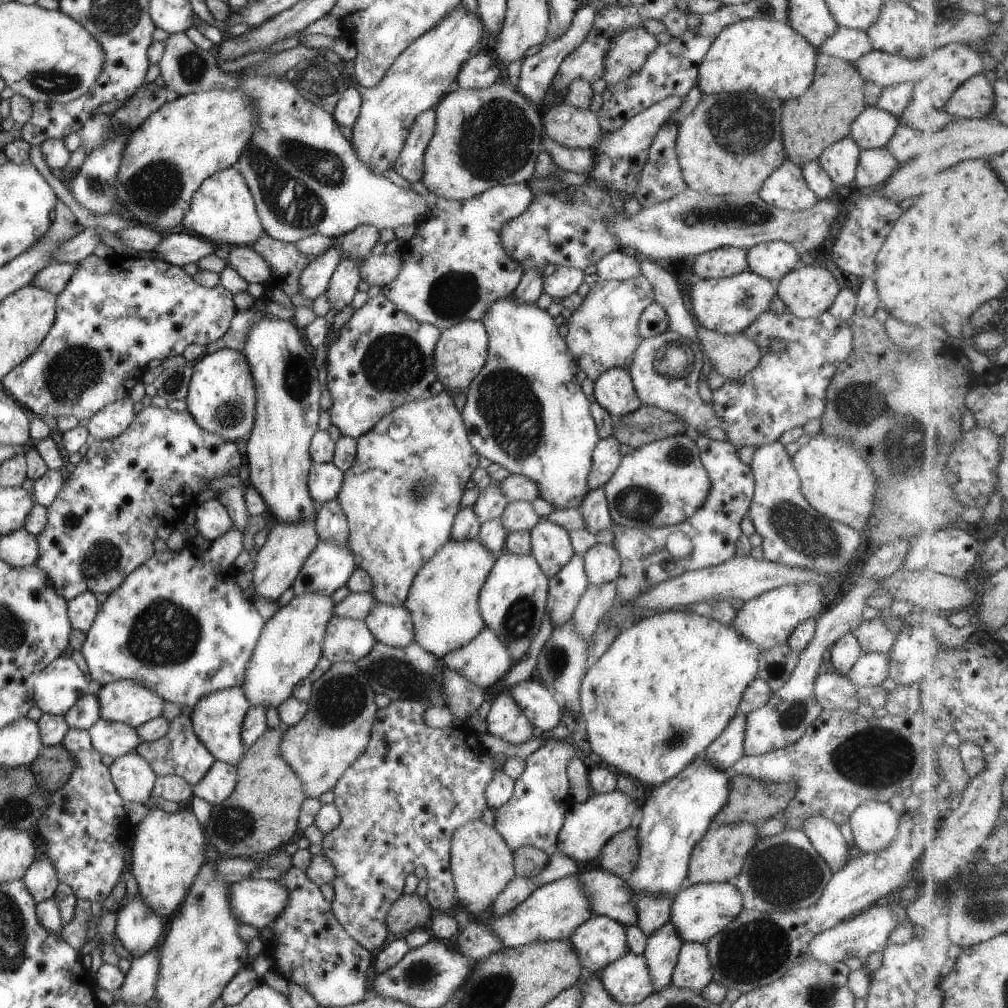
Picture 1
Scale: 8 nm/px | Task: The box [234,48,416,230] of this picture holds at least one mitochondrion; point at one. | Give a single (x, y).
(321, 79)

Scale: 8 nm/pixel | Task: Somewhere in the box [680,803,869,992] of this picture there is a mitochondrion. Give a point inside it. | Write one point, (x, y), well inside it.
(758, 948)

